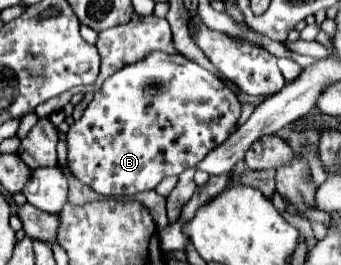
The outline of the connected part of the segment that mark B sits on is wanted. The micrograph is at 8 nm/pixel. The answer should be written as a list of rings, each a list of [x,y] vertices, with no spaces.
[[[153,52],[149,54],[145,60],[141,62],[135,62],[135,64],[129,64],[125,66],[121,72],[113,74],[109,80],[105,80],[105,84],[101,86],[101,90],[95,92],[91,104],[85,108],[81,120],[73,122],[69,132],[67,132],[67,148],[69,148],[69,166],[75,174],[77,180],[89,184],[93,190],[97,190],[99,194],[135,194],[135,192],[141,192],[141,190],[151,190],[155,188],[165,176],[179,176],[183,170],[187,168],[195,167],[201,159],[204,158],[213,150],[217,148],[219,144],[223,144],[235,130],[237,130],[237,124],[239,124],[239,116],[241,116],[241,104],[237,100],[237,96],[211,72],[207,72],[205,68],[197,66],[195,62],[191,62],[189,58],[177,54],[177,56],[169,56],[169,54],[163,54],[163,52]]]

